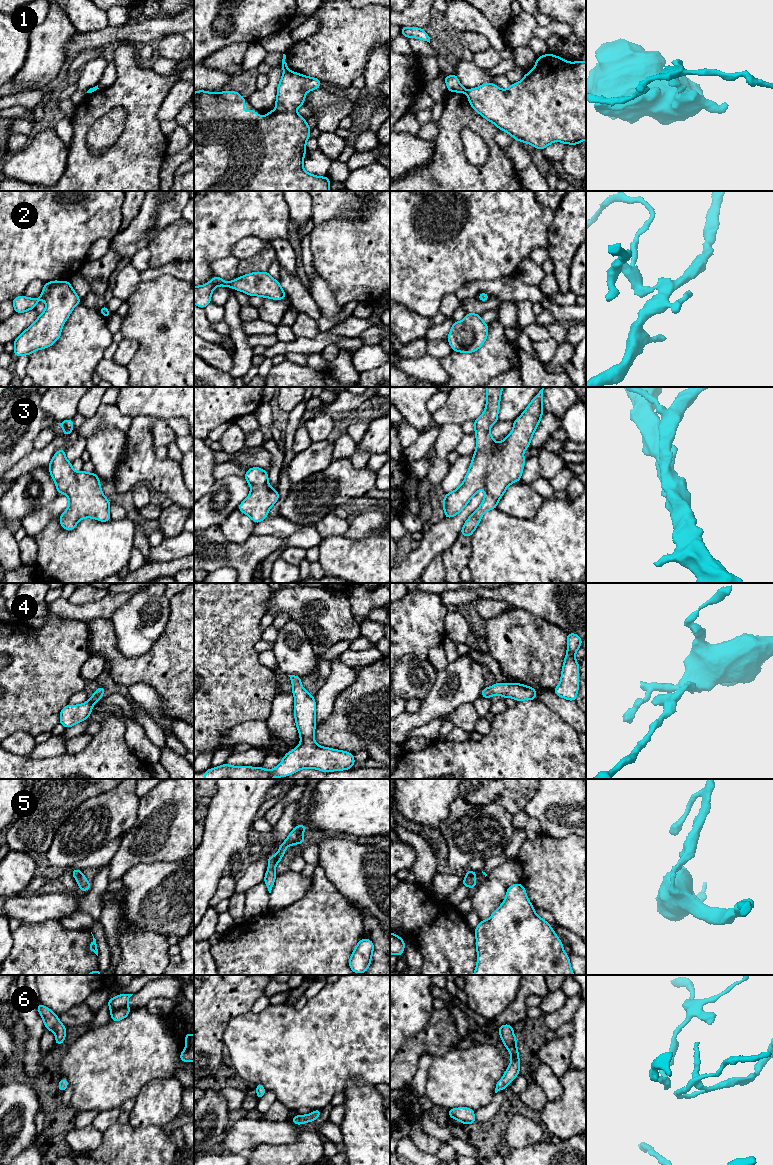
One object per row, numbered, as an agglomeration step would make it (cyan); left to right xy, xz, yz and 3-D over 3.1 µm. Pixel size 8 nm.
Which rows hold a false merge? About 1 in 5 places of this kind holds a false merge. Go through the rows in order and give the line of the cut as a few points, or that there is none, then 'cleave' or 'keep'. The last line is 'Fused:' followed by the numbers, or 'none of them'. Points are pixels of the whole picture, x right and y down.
1: cut xz (284, 69), (287, 70); cleave
2: cut none; keep
3: cut none; keep
4: cut none; keep
5: cut xz (275, 855), (277, 862); cleave
6: cut none; keep
Fused: 1, 5

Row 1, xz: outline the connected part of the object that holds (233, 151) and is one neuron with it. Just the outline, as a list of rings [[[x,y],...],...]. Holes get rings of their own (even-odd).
[[[284,70],[277,87],[276,109],[260,117],[254,109],[244,110],[243,98],[236,91],[194,92],[194,191],[330,191],[329,177],[307,173],[303,169],[310,127],[296,112],[308,91],[321,87],[318,78]]]

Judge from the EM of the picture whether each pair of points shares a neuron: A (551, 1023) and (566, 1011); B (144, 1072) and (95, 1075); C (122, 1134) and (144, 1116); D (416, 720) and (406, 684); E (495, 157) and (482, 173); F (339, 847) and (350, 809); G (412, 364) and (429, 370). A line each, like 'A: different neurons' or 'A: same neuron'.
A: same neuron
B: same neuron
C: different neurons
D: different neurons
E: same neuron
F: different neurons
G: same neuron

